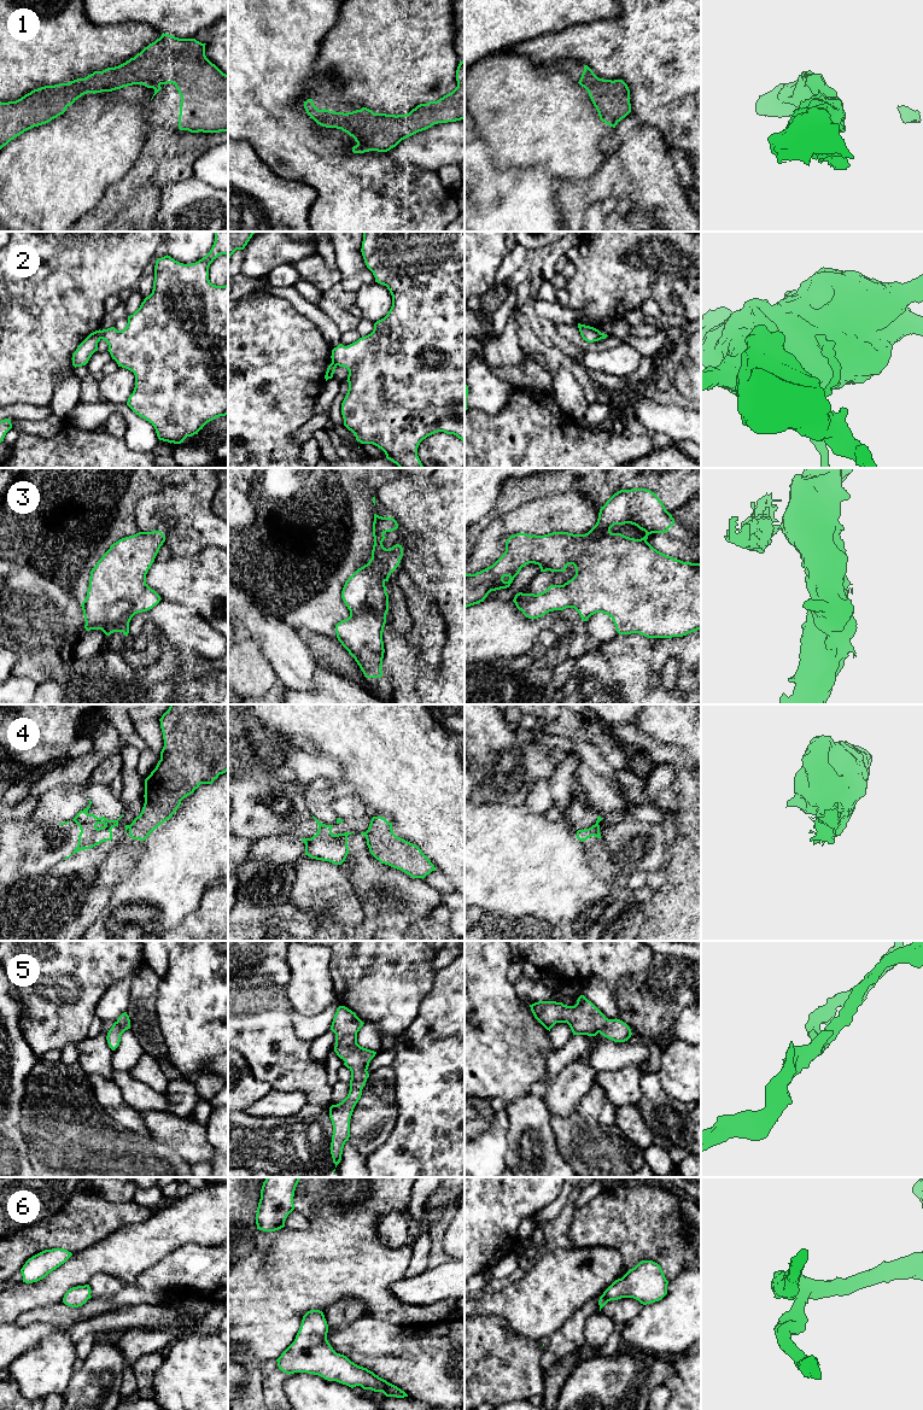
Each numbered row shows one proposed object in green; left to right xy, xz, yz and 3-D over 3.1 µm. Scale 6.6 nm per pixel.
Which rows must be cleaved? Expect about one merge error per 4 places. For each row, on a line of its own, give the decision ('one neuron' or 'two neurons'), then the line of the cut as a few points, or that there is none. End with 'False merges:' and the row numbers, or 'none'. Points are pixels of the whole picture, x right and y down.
1: one neuron; no cut
2: two neurons; cut in xy along (98, 331), (100, 338)
3: one neuron; no cut
4: two neurons; cut in xz along (363, 832), (364, 836)
5: one neuron; no cut
6: one neuron; no cut
False merges: 2, 4

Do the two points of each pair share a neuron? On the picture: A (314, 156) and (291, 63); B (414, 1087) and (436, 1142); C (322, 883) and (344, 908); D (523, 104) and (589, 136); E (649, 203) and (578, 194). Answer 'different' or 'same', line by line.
A: same
B: same
C: same
D: same
E: same

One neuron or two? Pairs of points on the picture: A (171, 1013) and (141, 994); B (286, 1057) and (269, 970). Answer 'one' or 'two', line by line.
A: two
B: one

